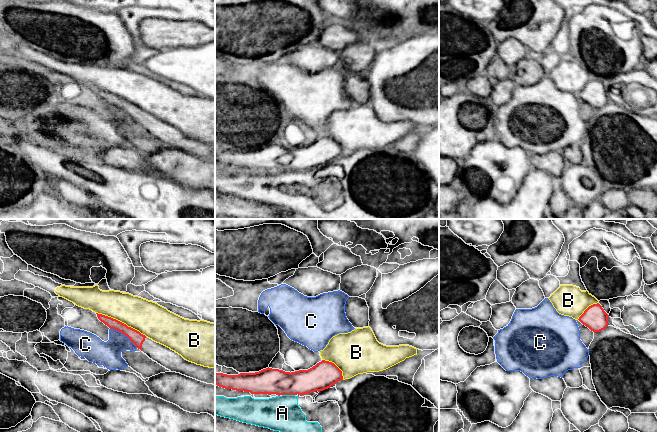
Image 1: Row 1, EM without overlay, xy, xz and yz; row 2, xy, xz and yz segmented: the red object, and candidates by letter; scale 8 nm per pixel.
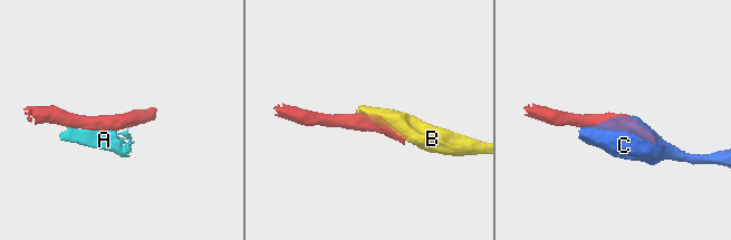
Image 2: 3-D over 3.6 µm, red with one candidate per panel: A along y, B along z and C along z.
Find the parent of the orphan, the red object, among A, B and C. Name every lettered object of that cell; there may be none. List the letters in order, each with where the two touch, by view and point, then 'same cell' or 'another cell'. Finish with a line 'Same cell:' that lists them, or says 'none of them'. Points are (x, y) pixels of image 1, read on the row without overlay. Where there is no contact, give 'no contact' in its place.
A: meets red in xz at (288, 170); another cell
B: meets red in xy at (121, 98); another cell
C: meets red in xy at (124, 110); another cell
Same cell: none of them

